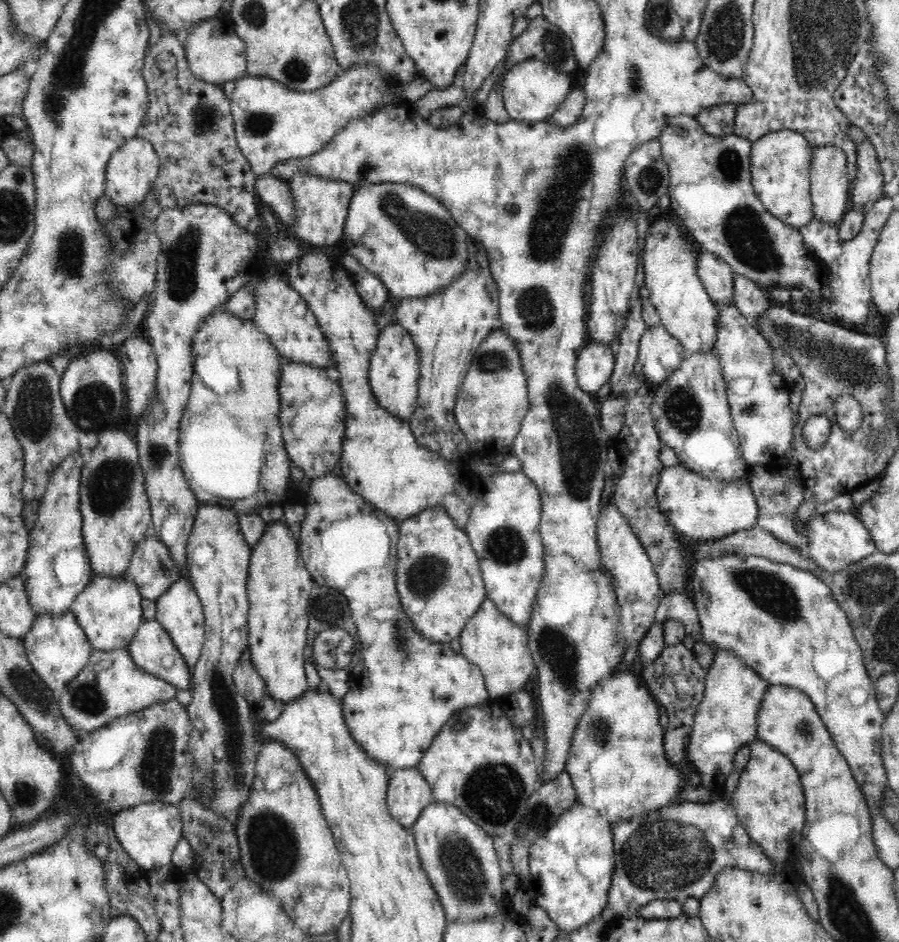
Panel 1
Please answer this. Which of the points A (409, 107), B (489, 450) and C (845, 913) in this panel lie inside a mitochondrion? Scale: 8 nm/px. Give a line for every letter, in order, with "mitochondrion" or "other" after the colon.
A: other
B: other
C: mitochondrion

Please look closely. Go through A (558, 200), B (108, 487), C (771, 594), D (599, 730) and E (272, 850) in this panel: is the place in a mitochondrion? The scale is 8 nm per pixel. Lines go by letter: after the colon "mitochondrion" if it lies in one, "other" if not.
A: mitochondrion
B: mitochondrion
C: mitochondrion
D: mitochondrion
E: mitochondrion

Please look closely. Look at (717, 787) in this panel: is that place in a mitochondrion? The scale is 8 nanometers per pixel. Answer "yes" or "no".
no

